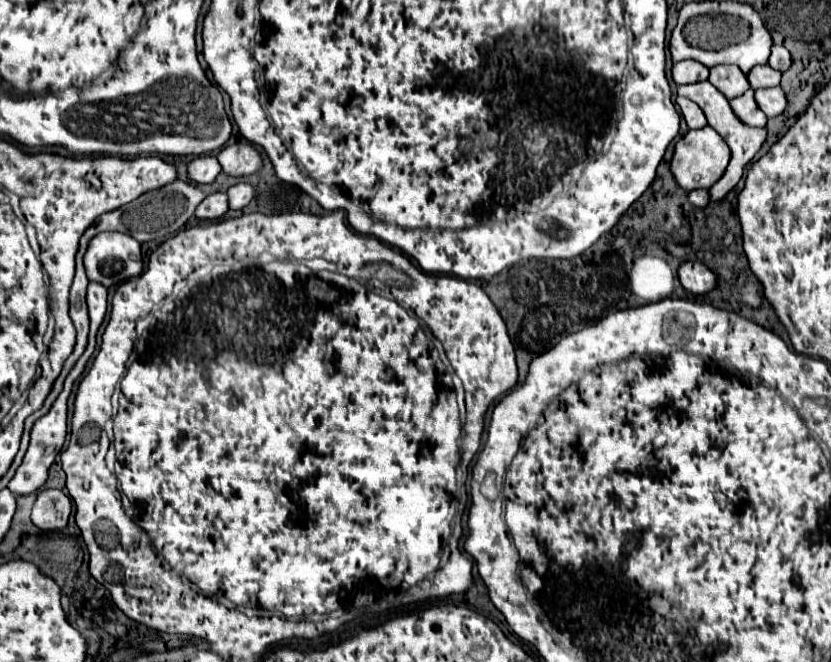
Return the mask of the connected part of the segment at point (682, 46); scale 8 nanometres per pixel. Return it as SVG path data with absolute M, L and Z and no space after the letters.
M706 1L690 3L680 9L678 25L674 27L670 37L672 61L678 63L682 59L694 59L704 63L708 69L714 65L730 63L738 65L742 73L748 73L754 65L766 63L766 59L770 57L772 37L764 27L760 15L748 3L736 3L736 1L722 1L722 3L708 1L708 3Z

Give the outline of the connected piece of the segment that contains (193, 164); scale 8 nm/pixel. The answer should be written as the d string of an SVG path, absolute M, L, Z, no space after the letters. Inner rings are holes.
M214 155L196 157L188 163L188 179L194 183L212 183L220 171L222 167Z

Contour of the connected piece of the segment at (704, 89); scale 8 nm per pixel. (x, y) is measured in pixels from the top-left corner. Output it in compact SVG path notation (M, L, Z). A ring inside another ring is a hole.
M700 81L700 83L692 83L692 85L680 85L678 87L678 95L684 95L688 99L692 99L706 115L708 119L708 125L718 133L722 135L722 139L726 141L726 145L730 147L730 163L724 171L724 175L708 189L708 195L710 195L710 201L718 201L722 199L728 191L732 191L736 187L736 183L742 179L742 173L744 173L744 167L754 159L754 155L760 151L762 143L766 141L766 129L756 129L756 127L746 127L744 123L738 123L736 115L732 115L730 111L730 105L728 105L728 99L710 83L710 81Z

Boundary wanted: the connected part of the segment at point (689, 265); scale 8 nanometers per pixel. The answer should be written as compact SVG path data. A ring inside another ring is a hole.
M686 261L678 267L678 279L682 287L694 295L708 293L716 287L716 275L698 261Z

